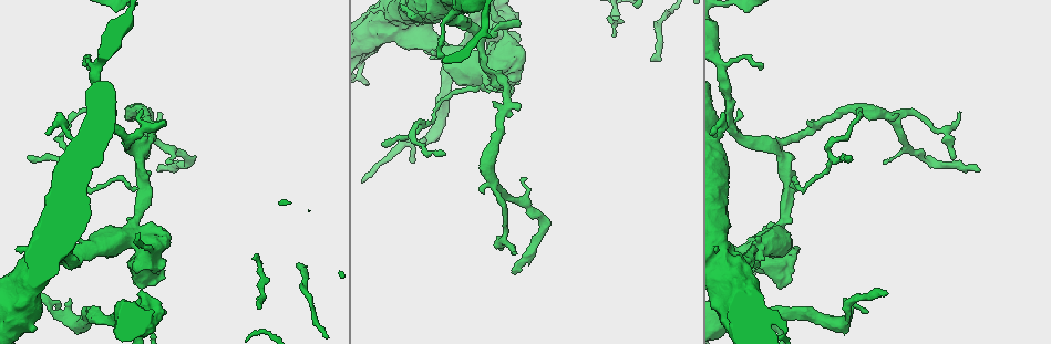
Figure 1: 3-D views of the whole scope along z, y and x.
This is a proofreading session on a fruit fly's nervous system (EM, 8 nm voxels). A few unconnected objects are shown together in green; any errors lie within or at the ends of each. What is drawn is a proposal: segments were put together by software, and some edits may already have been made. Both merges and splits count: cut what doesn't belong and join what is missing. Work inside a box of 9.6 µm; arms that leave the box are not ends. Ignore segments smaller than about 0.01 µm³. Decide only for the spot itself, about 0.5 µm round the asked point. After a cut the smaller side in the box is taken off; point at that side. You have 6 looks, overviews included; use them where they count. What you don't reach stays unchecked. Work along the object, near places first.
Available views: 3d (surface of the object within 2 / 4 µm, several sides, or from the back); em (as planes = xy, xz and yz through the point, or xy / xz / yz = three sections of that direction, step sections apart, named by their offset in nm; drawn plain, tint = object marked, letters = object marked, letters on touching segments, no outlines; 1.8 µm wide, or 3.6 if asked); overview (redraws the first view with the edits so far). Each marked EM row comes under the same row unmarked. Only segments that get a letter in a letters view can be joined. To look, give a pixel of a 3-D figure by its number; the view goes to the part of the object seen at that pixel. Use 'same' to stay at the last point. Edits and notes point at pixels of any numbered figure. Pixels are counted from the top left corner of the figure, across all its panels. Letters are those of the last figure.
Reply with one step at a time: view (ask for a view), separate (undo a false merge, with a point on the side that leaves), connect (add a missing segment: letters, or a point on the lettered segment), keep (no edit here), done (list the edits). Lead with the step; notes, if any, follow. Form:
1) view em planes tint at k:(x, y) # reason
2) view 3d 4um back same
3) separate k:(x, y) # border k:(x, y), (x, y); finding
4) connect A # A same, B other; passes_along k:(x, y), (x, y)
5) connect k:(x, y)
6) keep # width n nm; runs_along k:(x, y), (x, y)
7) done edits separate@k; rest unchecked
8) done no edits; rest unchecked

view 3d 4um at 1:(780, 225) # abrupt turn

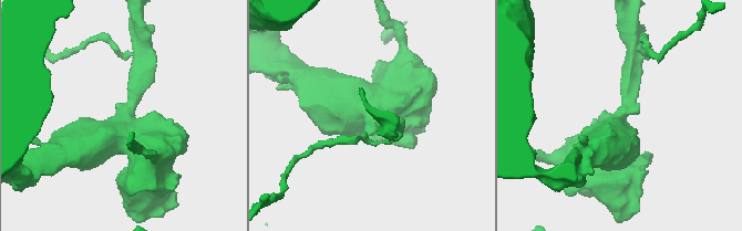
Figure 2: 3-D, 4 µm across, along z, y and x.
view em 3.6um planes letters at 2:(369, 114)

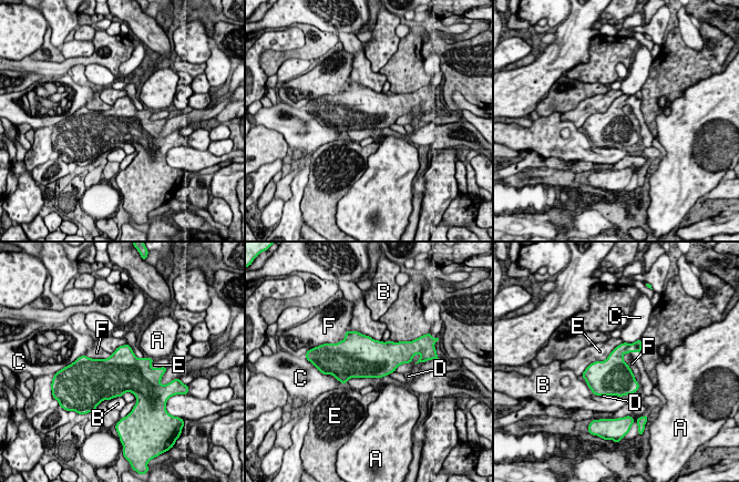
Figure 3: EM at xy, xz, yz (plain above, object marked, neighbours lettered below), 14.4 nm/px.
keep # A other, B other, C other, D other, E other, F other; border 3:(372, 377), (351, 377), (345, 383); continuous, no second neuron

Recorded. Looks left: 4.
view 3d 2um at 1:(298, 263) # an open end

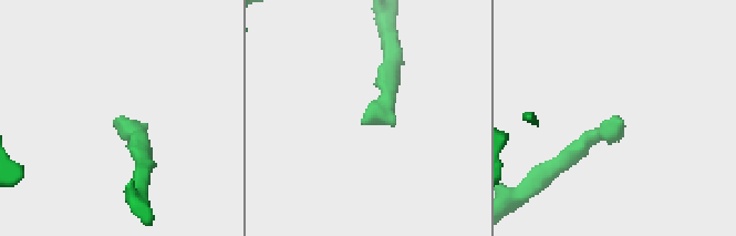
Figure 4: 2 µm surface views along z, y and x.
view em planes letters at 4:(622, 123)

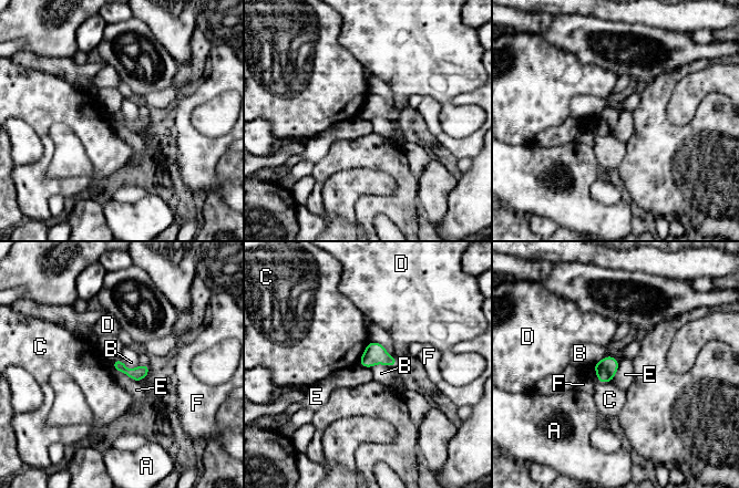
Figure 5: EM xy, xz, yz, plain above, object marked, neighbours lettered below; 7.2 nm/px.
keep # width 100 nm; A other, B other, C other, D other, E other, F other; border 5:(111, 363), (120, 372), (139, 382); no lettered segment goes on from it

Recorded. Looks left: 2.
view em xz step 16 letters at 1:(513, 272) # free end

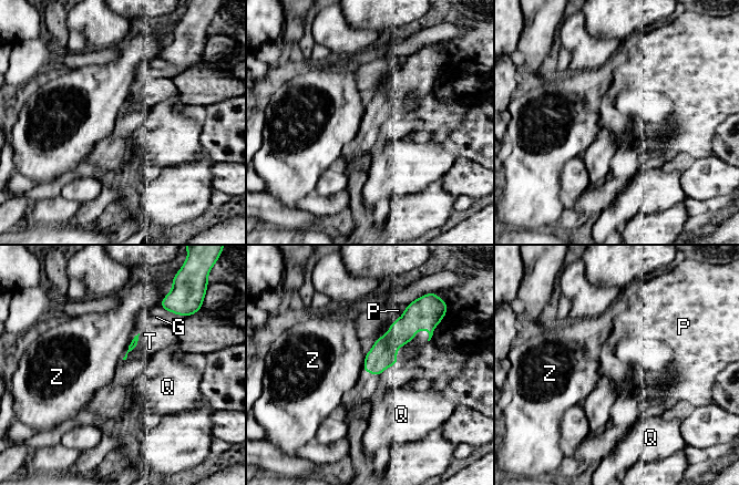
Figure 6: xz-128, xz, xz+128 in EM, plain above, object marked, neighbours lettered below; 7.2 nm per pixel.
view em planes letters same

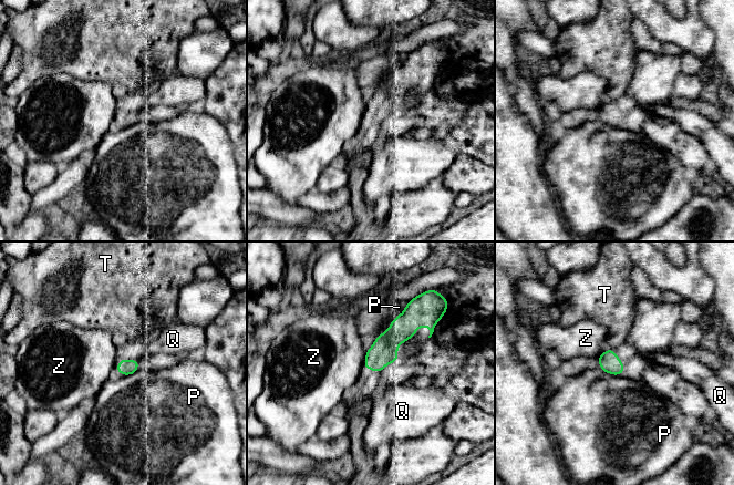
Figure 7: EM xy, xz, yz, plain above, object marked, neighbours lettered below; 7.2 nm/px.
keep # P other, Q other, T other, Z other; runs_along 7:(413, 315), (369, 367); none of them fits

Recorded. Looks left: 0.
done no edits; rest unchecked

